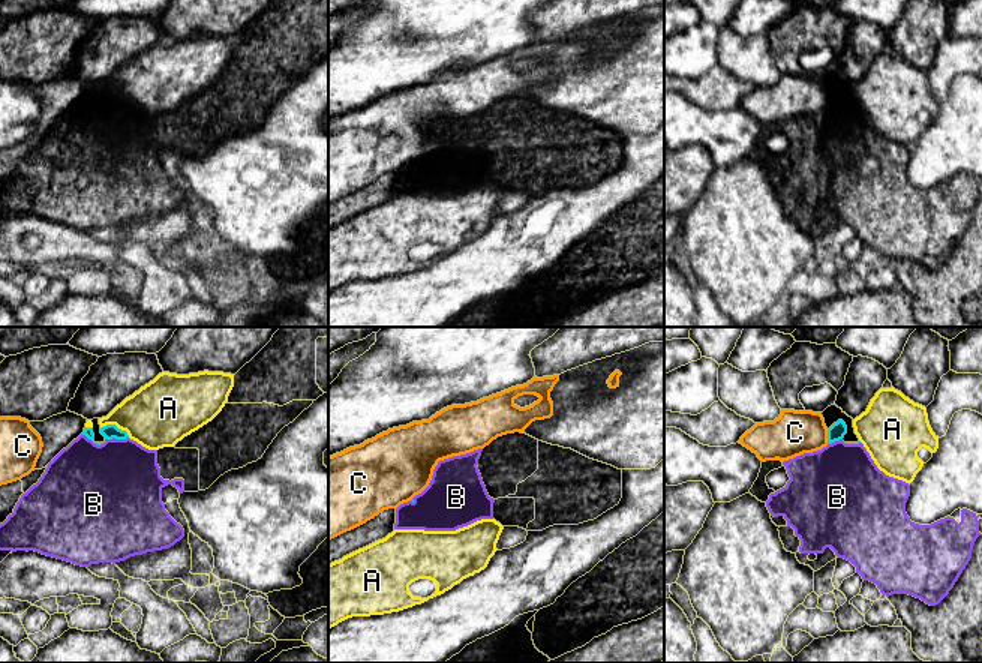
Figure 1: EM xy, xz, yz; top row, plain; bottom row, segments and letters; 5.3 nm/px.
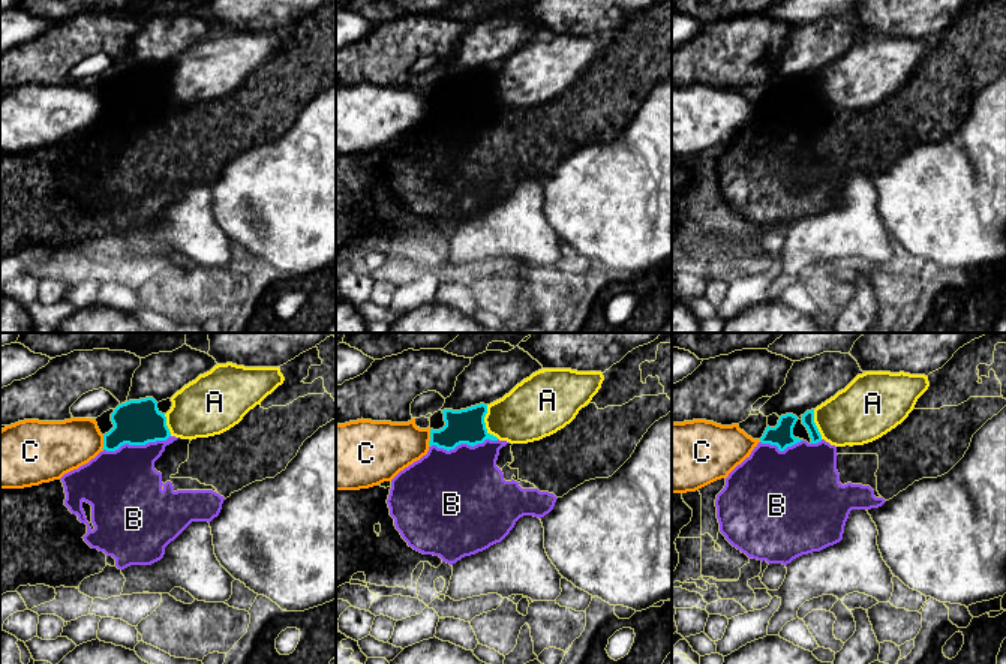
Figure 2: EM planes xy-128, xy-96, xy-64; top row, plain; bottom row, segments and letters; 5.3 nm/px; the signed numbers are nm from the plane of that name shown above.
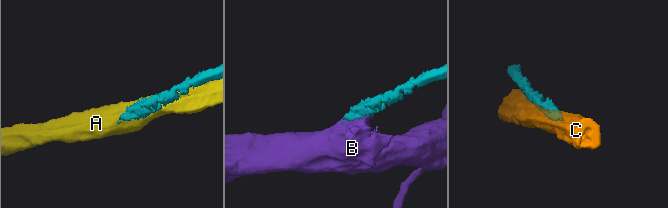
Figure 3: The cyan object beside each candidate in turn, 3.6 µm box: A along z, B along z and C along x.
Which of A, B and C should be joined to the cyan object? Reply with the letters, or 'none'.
B

